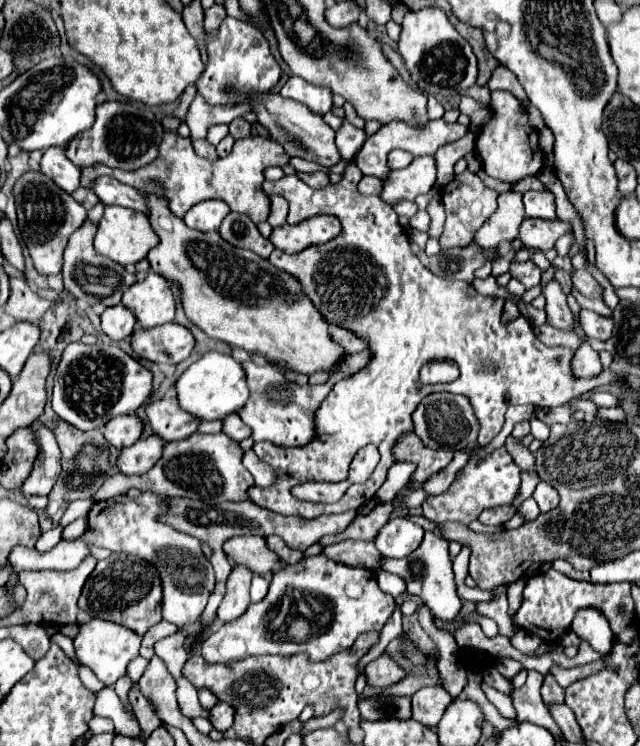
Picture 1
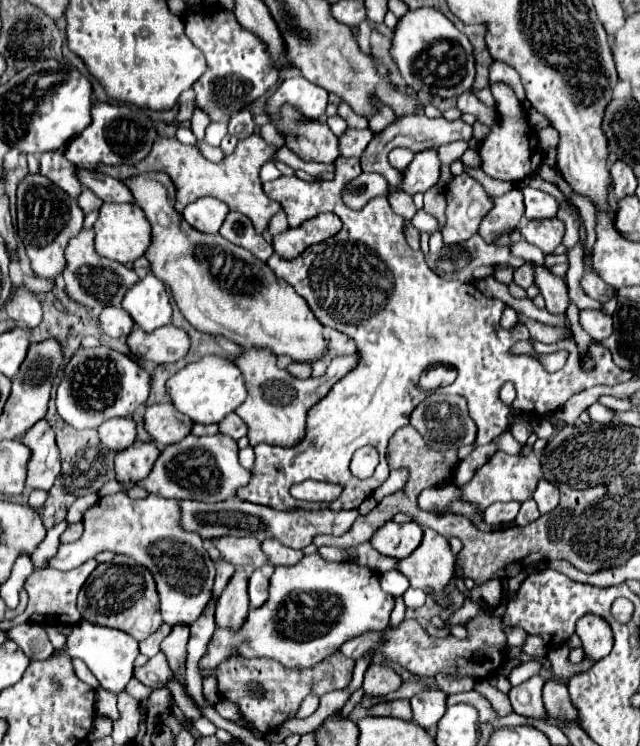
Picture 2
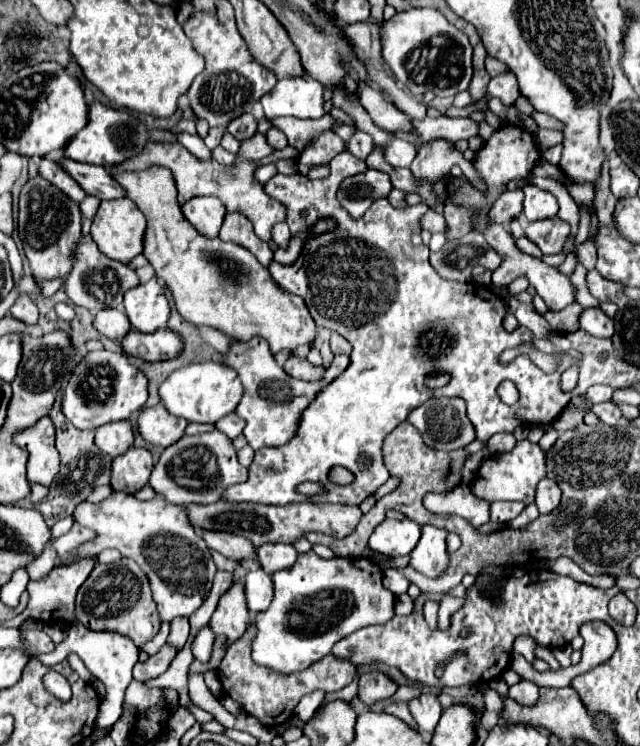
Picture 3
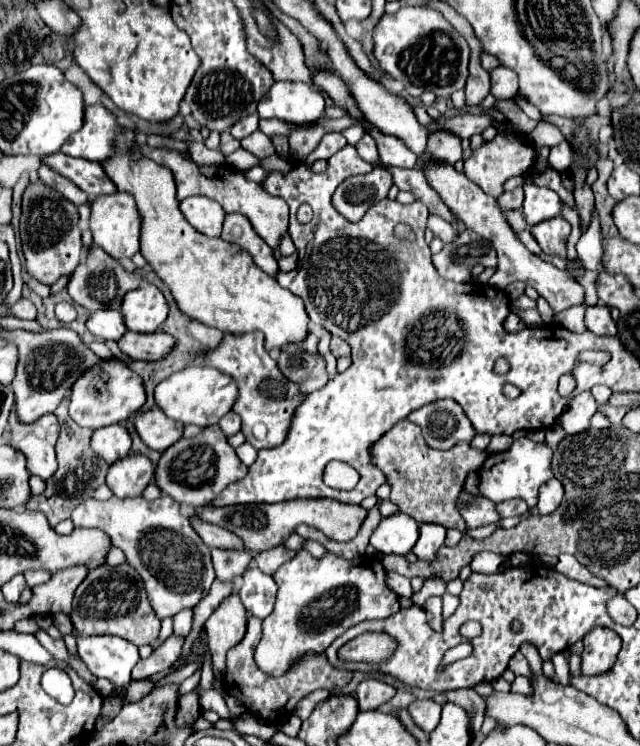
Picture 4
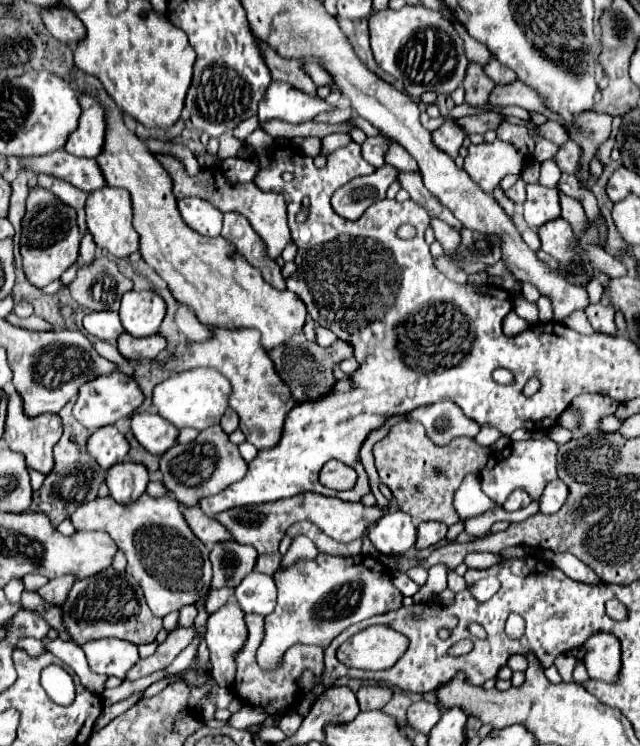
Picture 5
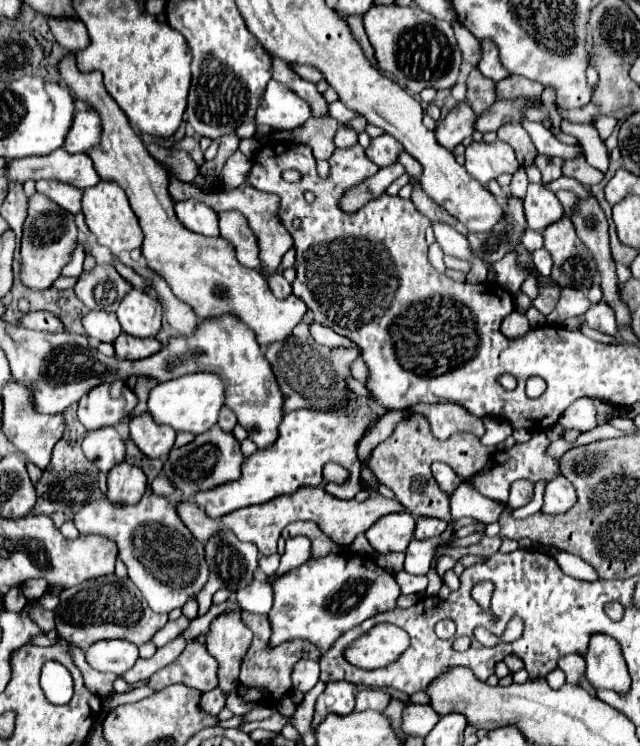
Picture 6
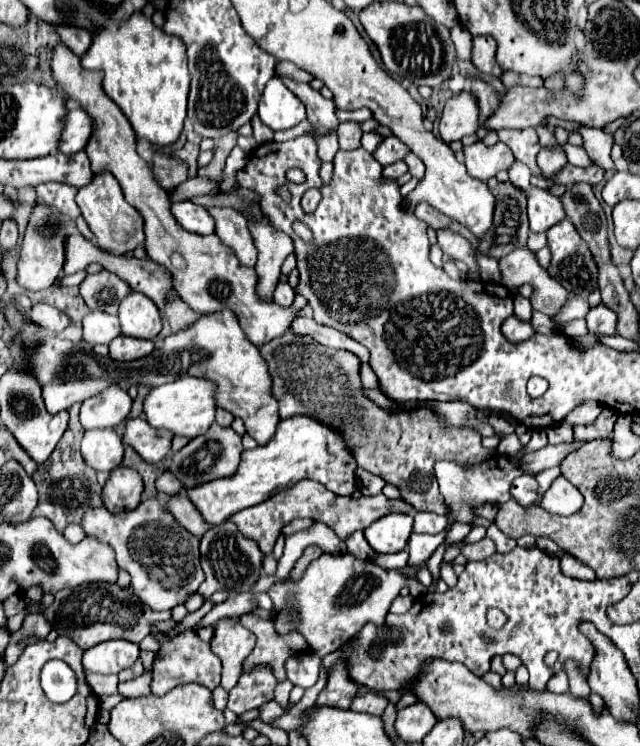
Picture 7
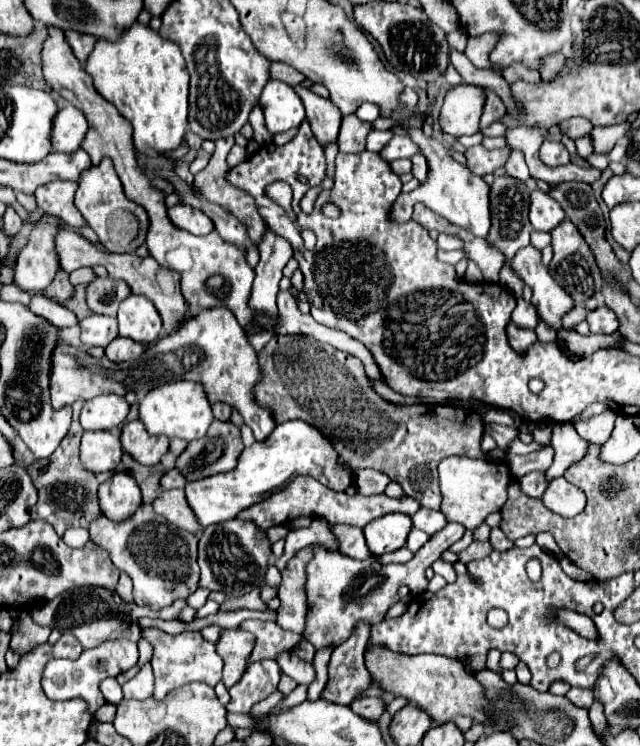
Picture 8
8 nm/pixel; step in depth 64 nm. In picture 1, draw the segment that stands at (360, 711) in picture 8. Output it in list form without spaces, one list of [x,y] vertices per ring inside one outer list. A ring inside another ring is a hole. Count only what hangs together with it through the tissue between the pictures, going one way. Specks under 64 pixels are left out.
[[[380,656],[366,666],[366,684],[374,688],[390,688],[404,678],[404,670],[388,656]]]

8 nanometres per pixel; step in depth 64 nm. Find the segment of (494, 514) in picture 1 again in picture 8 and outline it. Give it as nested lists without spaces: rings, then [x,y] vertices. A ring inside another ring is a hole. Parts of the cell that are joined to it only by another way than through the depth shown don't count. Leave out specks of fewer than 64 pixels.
[[[536,470],[536,472],[530,472],[526,476],[522,476],[520,480],[520,488],[532,496],[532,498],[540,498],[544,494],[544,490],[548,488],[548,480],[546,480],[546,472],[542,470]]]

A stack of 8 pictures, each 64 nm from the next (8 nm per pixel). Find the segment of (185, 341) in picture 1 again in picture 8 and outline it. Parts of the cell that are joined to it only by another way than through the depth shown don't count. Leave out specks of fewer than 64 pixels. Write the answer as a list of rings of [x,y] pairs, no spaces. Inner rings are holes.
[[[114,338],[114,340],[106,346],[106,358],[112,360],[112,362],[128,362],[128,360],[140,358],[144,350],[146,350],[144,344],[136,344],[134,340]]]

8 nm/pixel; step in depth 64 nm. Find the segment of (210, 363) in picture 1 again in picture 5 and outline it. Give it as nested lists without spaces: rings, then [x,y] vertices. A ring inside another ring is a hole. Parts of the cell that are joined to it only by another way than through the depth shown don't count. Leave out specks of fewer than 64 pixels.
[[[194,368],[188,372],[180,372],[180,376],[170,376],[164,382],[160,382],[152,392],[152,404],[156,406],[158,414],[176,428],[206,430],[220,422],[228,406],[228,392],[230,384],[220,372],[212,368]]]

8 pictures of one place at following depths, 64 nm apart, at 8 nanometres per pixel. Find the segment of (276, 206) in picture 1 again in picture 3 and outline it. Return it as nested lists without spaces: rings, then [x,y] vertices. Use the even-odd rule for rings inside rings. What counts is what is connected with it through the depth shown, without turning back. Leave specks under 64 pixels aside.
[[[276,224],[276,230],[274,230],[274,236],[272,240],[280,246],[280,248],[288,248],[288,240],[290,238],[290,232],[288,232],[288,224]]]

